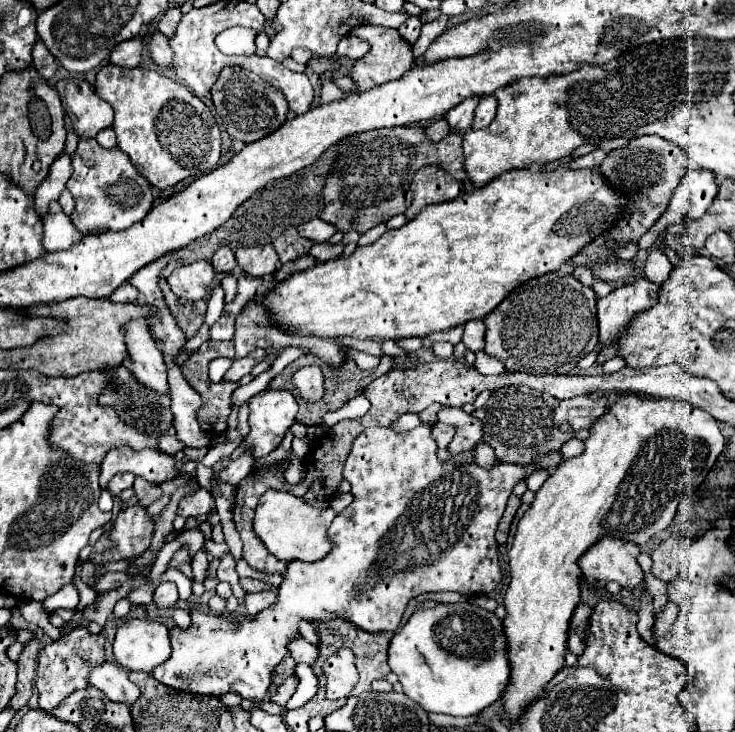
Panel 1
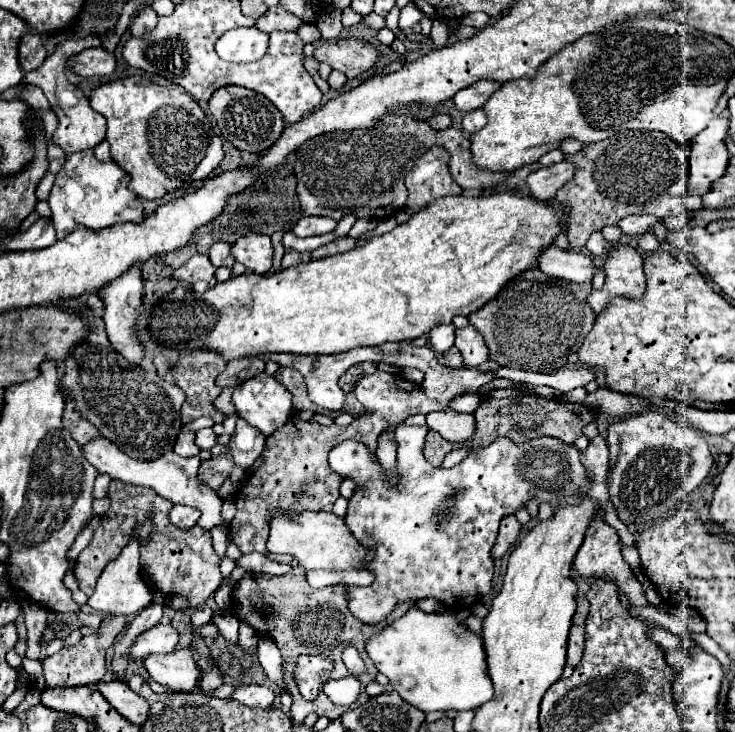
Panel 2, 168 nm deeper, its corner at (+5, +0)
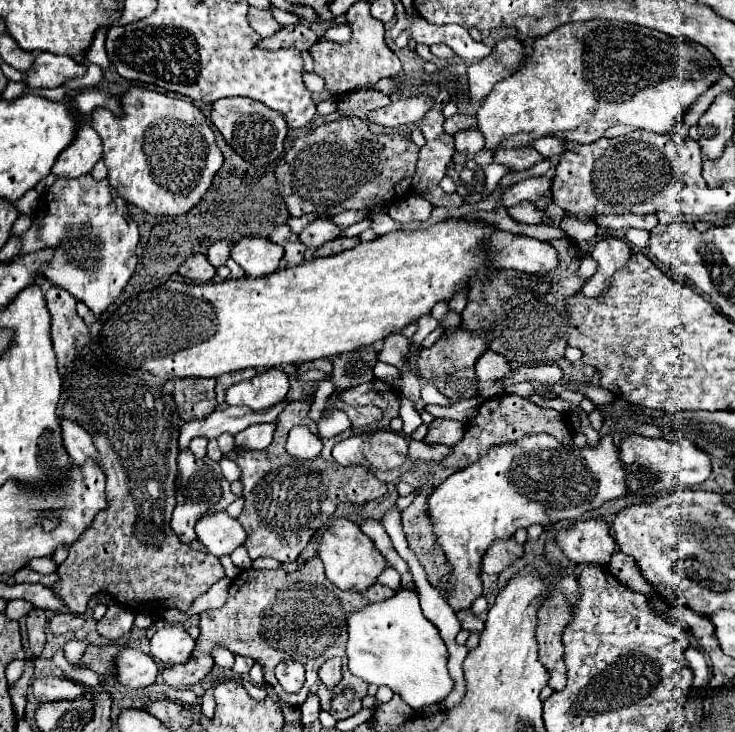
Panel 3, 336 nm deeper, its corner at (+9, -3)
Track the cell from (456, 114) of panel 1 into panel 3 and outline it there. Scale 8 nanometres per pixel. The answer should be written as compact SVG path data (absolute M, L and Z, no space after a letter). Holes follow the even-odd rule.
M514 36L500 40L488 58L468 68L468 100L482 102L500 80L514 72L512 66L522 54L524 50Z

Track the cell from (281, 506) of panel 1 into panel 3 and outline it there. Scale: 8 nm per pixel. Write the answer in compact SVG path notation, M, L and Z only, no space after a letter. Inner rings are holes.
M348 518L332 520L328 530L324 530L316 540L314 554L322 560L326 578L342 590L366 590L376 582L376 576L386 568L386 560L374 546L374 542Z

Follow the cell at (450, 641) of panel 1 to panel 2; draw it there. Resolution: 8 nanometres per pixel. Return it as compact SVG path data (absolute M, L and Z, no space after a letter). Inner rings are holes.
M416 605L366 641L366 653L374 667L390 679L390 685L412 707L428 711L468 711L490 701L492 681L484 665L480 635L456 621L456 615L424 613Z

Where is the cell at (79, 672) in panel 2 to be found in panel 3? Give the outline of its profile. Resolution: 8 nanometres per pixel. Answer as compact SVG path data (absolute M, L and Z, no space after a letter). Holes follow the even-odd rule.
M110 604L106 616L98 622L98 632L108 638L116 640L120 634L128 634L134 624L134 612L120 604Z

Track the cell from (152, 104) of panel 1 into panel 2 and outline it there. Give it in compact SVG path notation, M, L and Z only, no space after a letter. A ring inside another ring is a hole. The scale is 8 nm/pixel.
M118 79L98 87L90 105L106 117L112 161L130 175L130 189L142 199L160 199L190 181L206 179L224 157L222 141L212 133L206 113L184 91Z

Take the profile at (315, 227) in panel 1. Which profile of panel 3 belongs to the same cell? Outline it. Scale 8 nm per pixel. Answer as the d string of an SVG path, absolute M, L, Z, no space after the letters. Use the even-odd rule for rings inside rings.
M316 218L312 220L302 232L300 232L300 240L306 244L306 246L322 246L324 242L328 240L334 240L342 234L342 230L330 220L330 218Z

